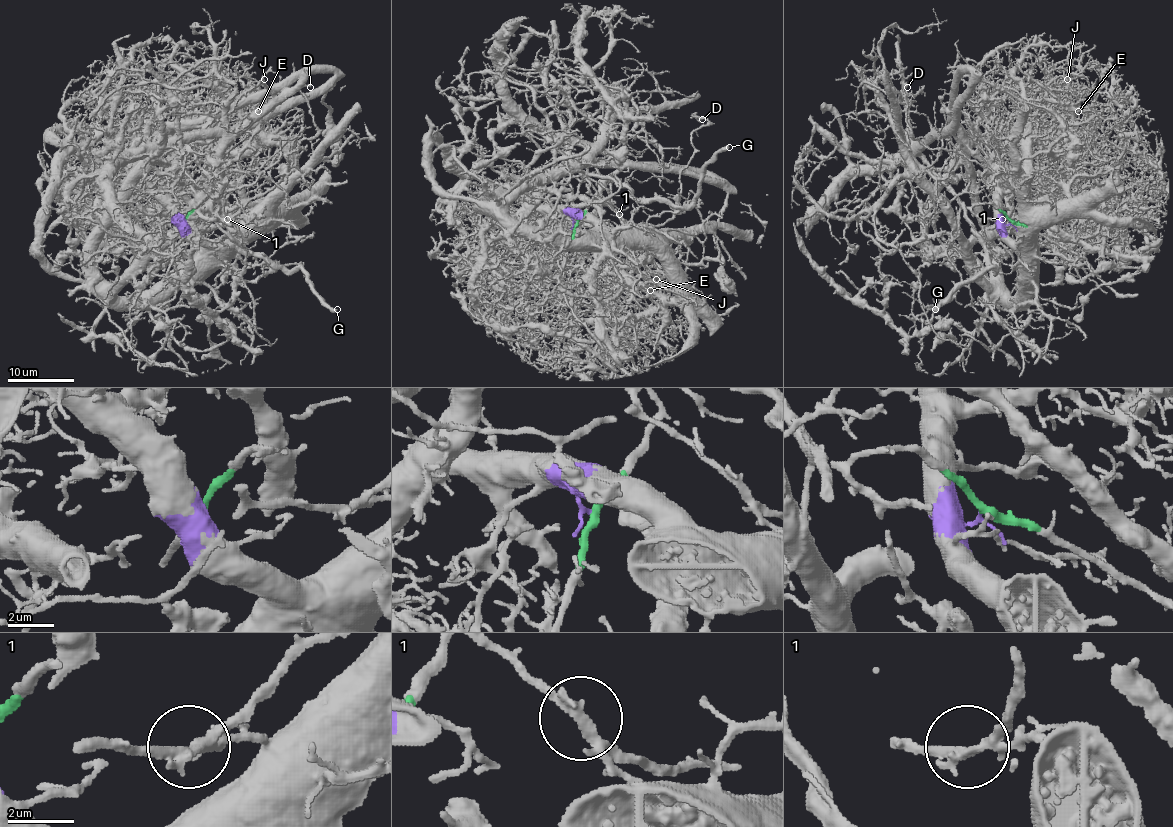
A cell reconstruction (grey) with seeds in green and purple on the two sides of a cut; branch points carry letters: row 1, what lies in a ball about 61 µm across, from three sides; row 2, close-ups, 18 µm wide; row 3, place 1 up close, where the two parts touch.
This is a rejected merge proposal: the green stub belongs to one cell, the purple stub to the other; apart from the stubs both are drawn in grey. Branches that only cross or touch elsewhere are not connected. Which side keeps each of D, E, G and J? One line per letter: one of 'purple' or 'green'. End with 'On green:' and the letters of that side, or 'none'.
D: green
E: purple
G: green
J: purple
On green: D, G

